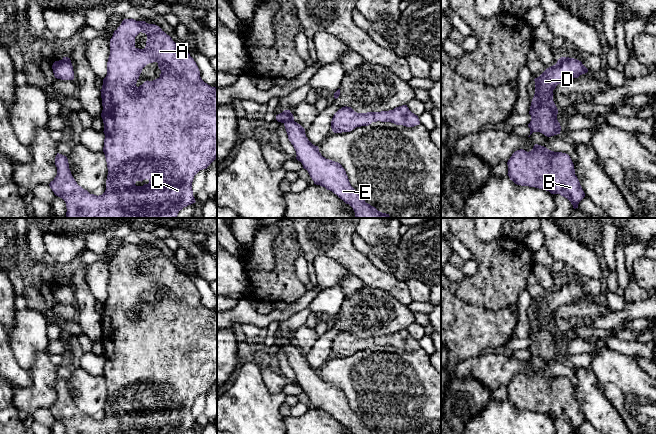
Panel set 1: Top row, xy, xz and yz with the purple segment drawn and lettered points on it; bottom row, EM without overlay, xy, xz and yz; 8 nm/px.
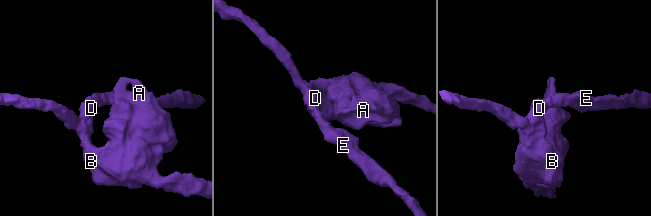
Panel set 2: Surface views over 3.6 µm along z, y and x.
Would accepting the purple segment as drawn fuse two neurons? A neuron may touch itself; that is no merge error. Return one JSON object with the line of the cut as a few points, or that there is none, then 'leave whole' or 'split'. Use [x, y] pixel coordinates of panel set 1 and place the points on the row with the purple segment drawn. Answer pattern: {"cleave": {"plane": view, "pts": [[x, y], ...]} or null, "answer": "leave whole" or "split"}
{"cleave": null, "answer": "leave whole"}

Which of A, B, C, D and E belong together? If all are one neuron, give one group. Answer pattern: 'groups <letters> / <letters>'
groups A B C D E

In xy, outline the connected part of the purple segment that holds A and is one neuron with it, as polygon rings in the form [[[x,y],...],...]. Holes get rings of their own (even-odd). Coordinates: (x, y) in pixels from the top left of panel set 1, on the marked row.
[[[124,19],[121,25],[114,31],[110,39],[110,55],[107,62],[107,75],[103,79],[101,91],[103,110],[101,117],[104,123],[104,147],[108,175],[106,180],[106,190],[102,195],[90,194],[77,184],[69,169],[69,163],[66,156],[57,153],[55,157],[55,165],[57,167],[57,175],[49,186],[54,194],[62,198],[66,203],[66,218],[176,218],[179,211],[184,207],[195,203],[193,196],[192,182],[194,176],[207,167],[217,158],[217,88],[211,87],[205,83],[200,77],[199,68],[190,56],[190,54],[180,48],[172,38],[167,35],[159,26],[148,24],[145,21],[136,21],[134,19]],[[140,33],[147,35],[146,46],[144,49],[135,47],[135,37]],[[157,62],[161,70],[160,77],[153,81],[145,81],[139,87],[136,86],[137,80],[142,69],[149,63]]]

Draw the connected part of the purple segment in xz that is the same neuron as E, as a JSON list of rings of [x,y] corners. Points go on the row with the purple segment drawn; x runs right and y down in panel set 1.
[[[290,110],[276,115],[276,120],[284,124],[288,139],[300,161],[314,181],[314,184],[332,191],[346,204],[349,204],[356,218],[391,218],[389,214],[378,211],[366,203],[362,196],[351,186],[345,169],[338,162],[326,159],[305,134],[305,129],[294,121]]]

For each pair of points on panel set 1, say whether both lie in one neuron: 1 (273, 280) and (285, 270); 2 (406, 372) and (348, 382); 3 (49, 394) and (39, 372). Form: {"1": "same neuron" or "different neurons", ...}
{"1": "same neuron", "2": "same neuron", "3": "same neuron"}

